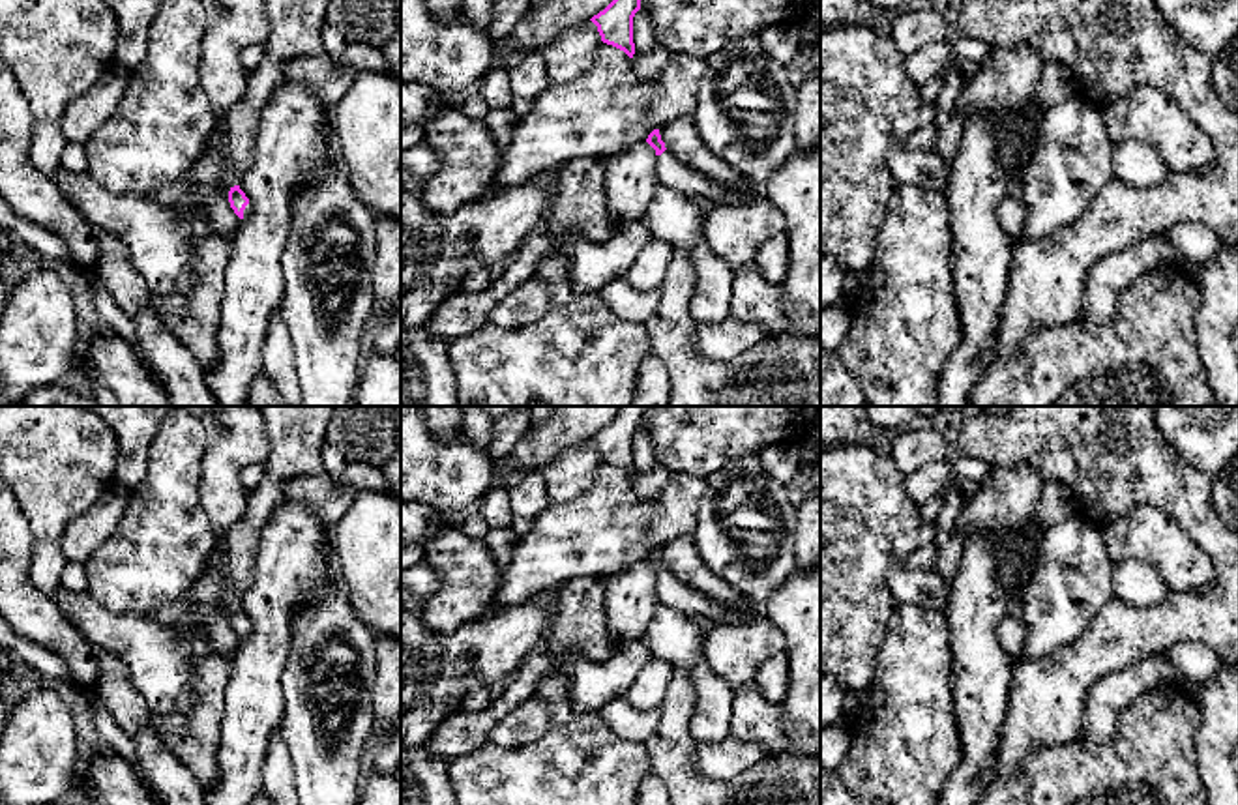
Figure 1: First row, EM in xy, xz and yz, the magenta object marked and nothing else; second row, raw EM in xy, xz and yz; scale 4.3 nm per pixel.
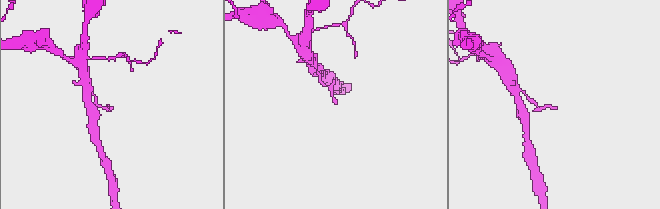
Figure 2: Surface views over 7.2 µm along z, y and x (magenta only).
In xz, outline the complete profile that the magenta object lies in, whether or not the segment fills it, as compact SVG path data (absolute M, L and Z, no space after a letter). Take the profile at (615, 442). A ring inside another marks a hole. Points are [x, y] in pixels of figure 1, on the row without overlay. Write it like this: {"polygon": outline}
{"polygon": "M620 406L618 416L590 438L601 461L624 470L629 477L635 474L633 436L641 429L644 410L646 406Z"}

